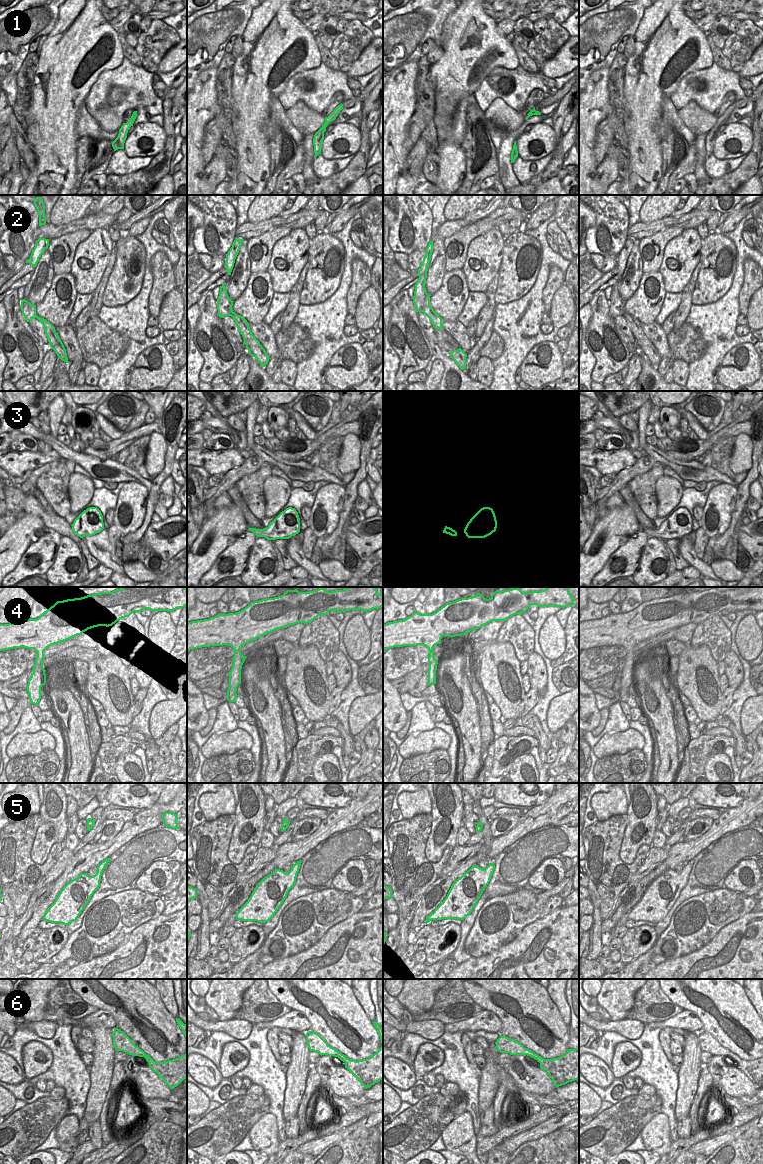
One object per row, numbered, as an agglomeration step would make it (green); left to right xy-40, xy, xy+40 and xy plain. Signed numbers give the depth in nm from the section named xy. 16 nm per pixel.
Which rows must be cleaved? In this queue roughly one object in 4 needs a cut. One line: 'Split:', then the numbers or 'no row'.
Split: 2

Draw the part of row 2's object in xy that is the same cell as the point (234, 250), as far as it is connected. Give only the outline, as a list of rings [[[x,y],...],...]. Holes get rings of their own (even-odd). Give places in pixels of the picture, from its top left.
[[[235,238],[232,247],[230,248],[230,250],[228,251],[228,253],[226,254],[226,261],[233,261],[233,263],[235,263],[235,259],[239,253],[240,247],[242,245],[242,241],[244,239],[239,239],[239,238]]]

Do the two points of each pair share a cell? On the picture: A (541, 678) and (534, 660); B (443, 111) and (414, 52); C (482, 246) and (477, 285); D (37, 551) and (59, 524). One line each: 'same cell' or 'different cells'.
A: same cell
B: different cells
C: same cell
D: different cells

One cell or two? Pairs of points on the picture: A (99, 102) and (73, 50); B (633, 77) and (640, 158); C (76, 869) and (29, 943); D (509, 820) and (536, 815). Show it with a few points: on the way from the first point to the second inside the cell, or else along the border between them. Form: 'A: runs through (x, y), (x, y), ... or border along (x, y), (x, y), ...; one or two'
A: border along (108, 69), (98, 76), (84, 102); two
B: runs through (642, 97), (642, 138); one
C: border along (29, 936), (21, 947); two
D: border along (520, 817), (517, 823), (502, 835); two

